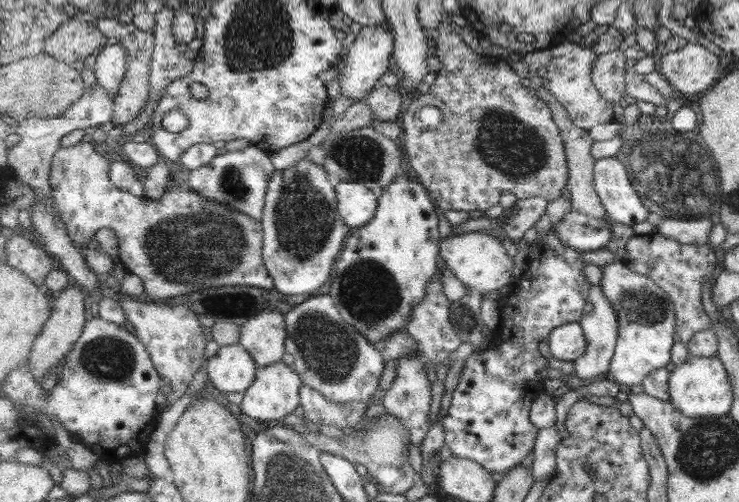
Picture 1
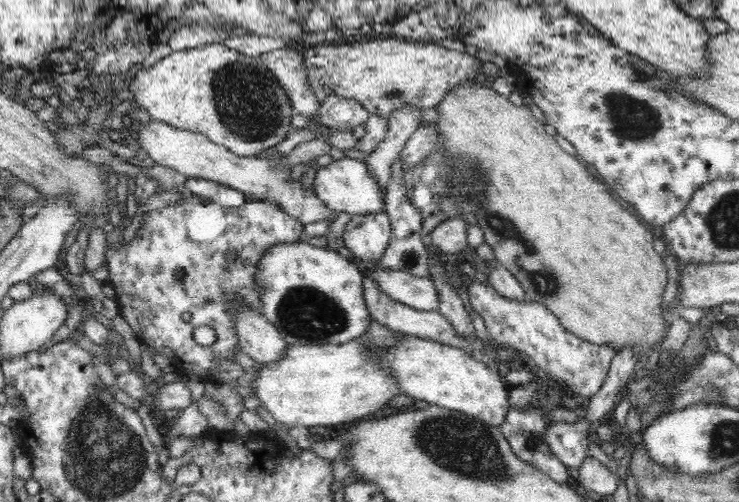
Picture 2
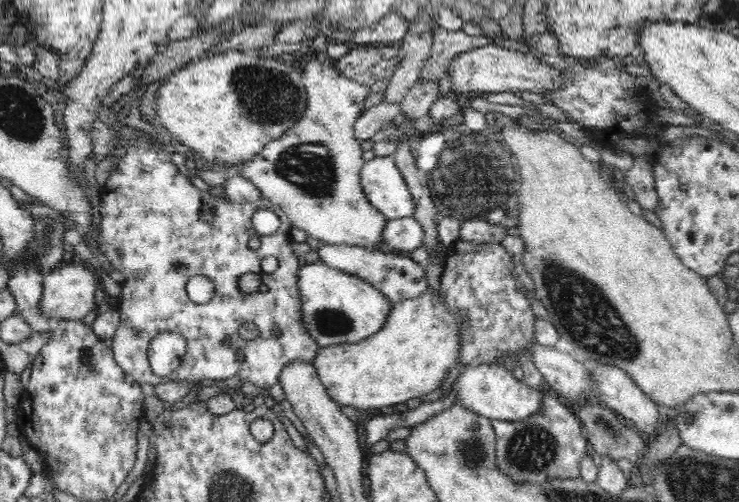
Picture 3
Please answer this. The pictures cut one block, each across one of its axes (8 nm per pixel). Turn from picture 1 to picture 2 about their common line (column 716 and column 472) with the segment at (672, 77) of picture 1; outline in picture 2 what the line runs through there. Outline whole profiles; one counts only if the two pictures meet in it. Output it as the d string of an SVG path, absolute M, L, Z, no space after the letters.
M391 35L384 40L357 42L353 45L318 43L305 50L303 59L310 89L320 104L330 95L340 95L358 101L366 108L370 117L376 116L386 121L395 110L404 107L418 107L420 110L434 108L444 98L448 88L454 88L460 82L473 81L476 76L482 74L480 60L474 54L471 56L446 49L440 44L402 40Z

